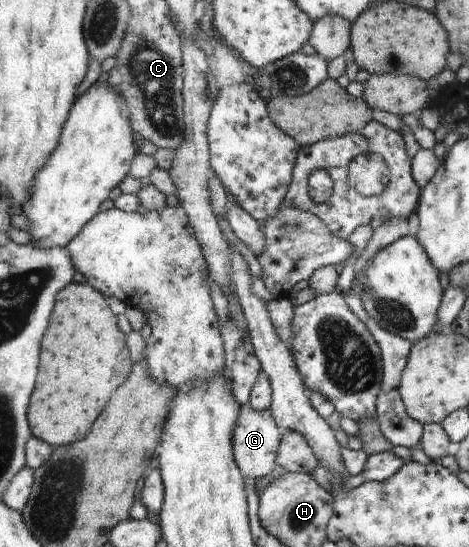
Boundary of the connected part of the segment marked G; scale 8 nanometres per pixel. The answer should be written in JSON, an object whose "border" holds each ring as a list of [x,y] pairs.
{"border":[[[243,404],[240,406],[240,416],[237,420],[236,428],[234,429],[233,436],[233,452],[237,466],[249,480],[257,480],[257,478],[263,478],[270,475],[275,468],[276,456],[279,452],[280,441],[283,440],[282,430],[276,425],[276,421],[269,409],[264,411],[253,410],[253,407],[249,404]]]}

